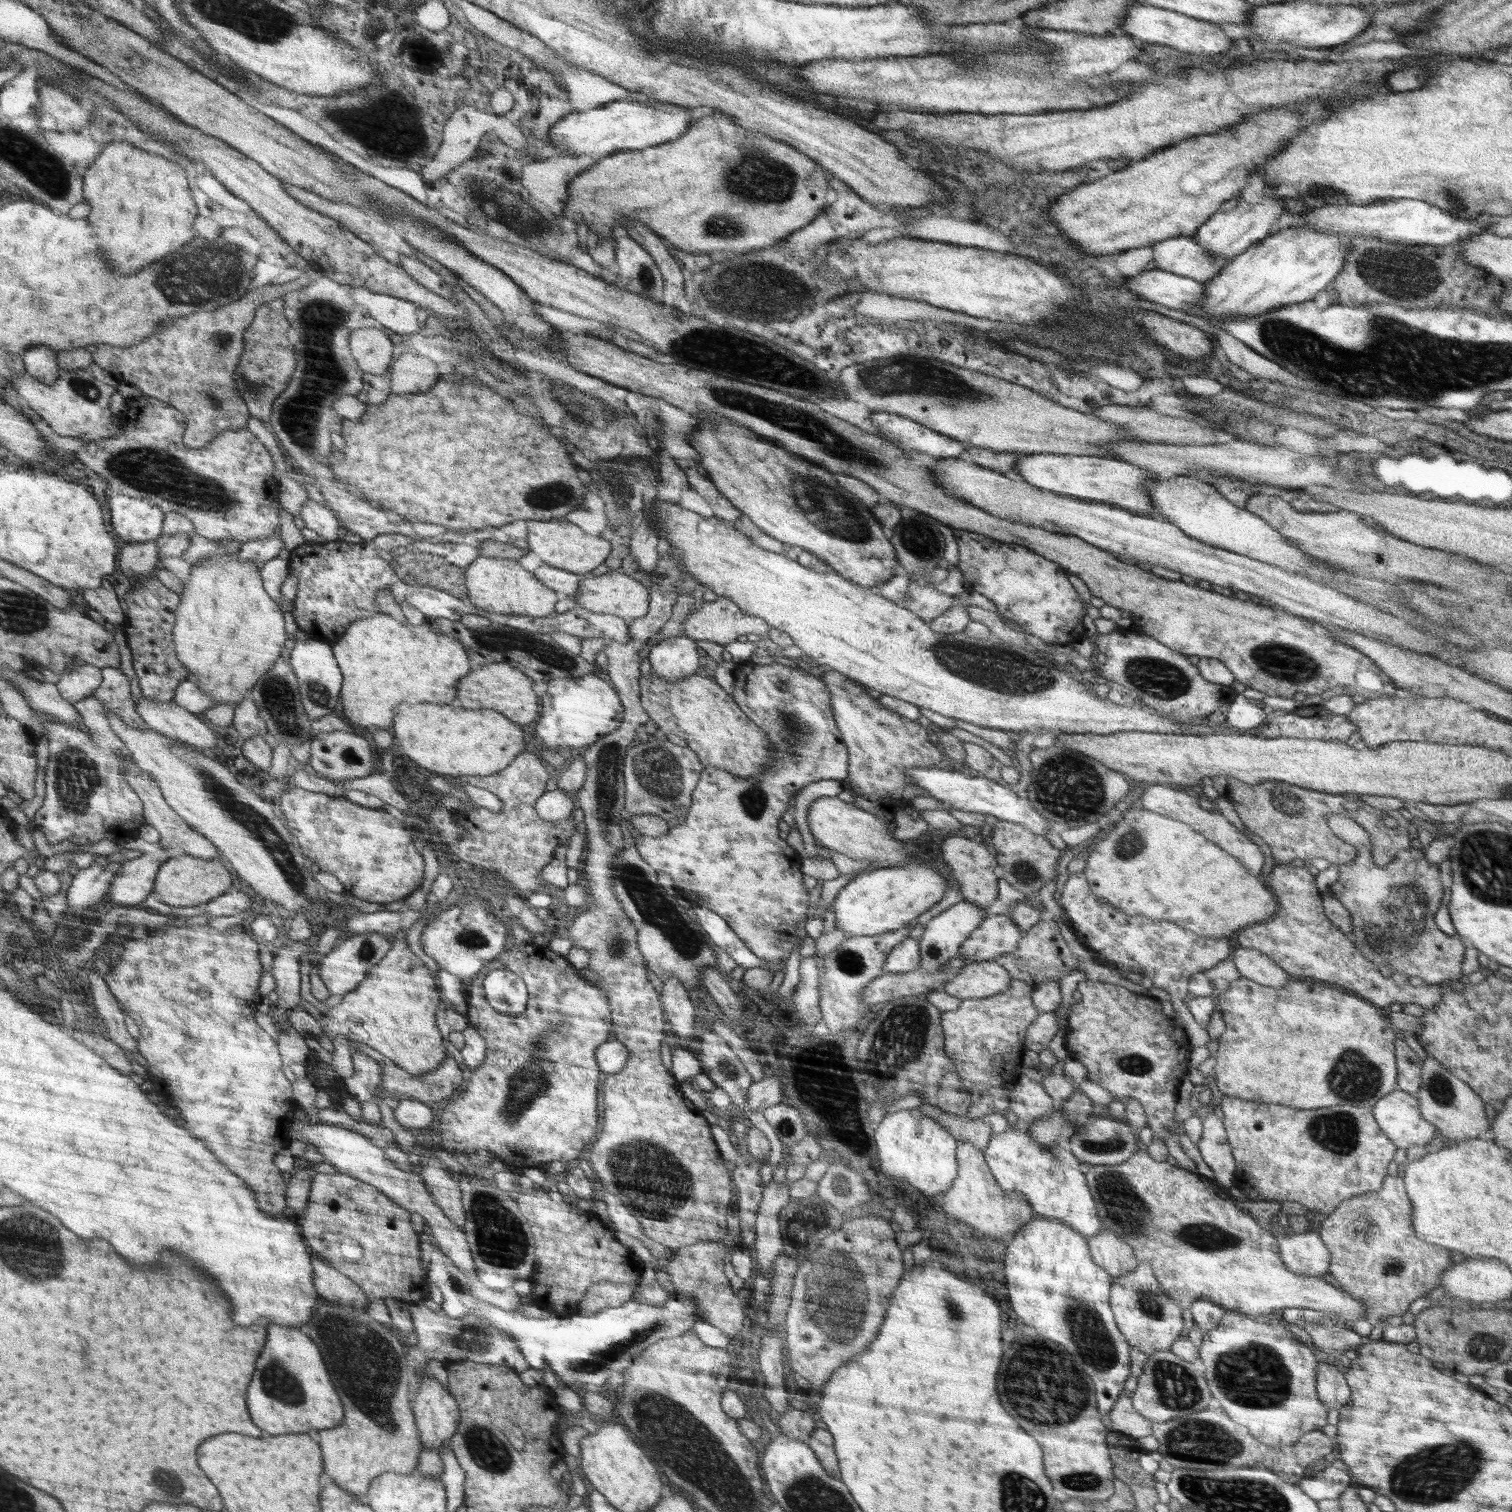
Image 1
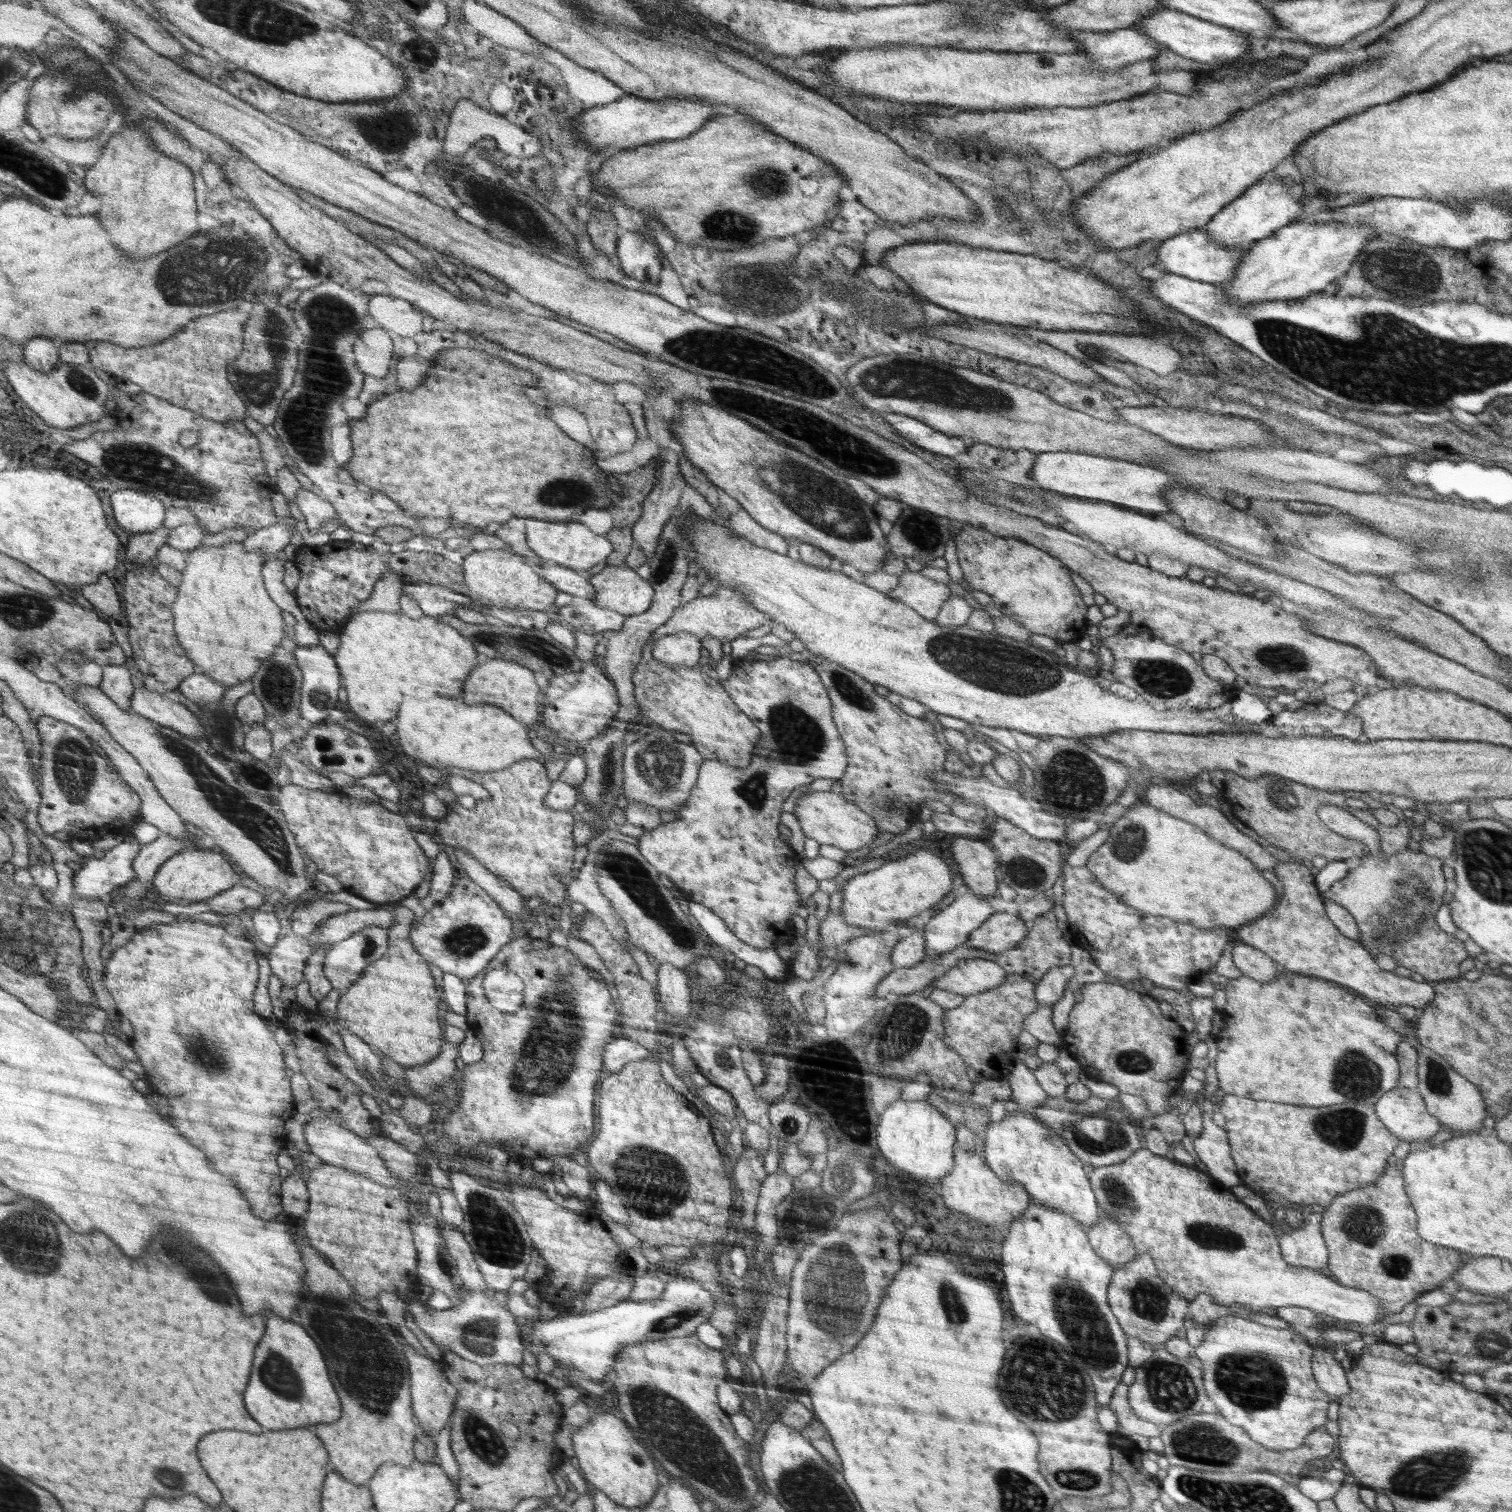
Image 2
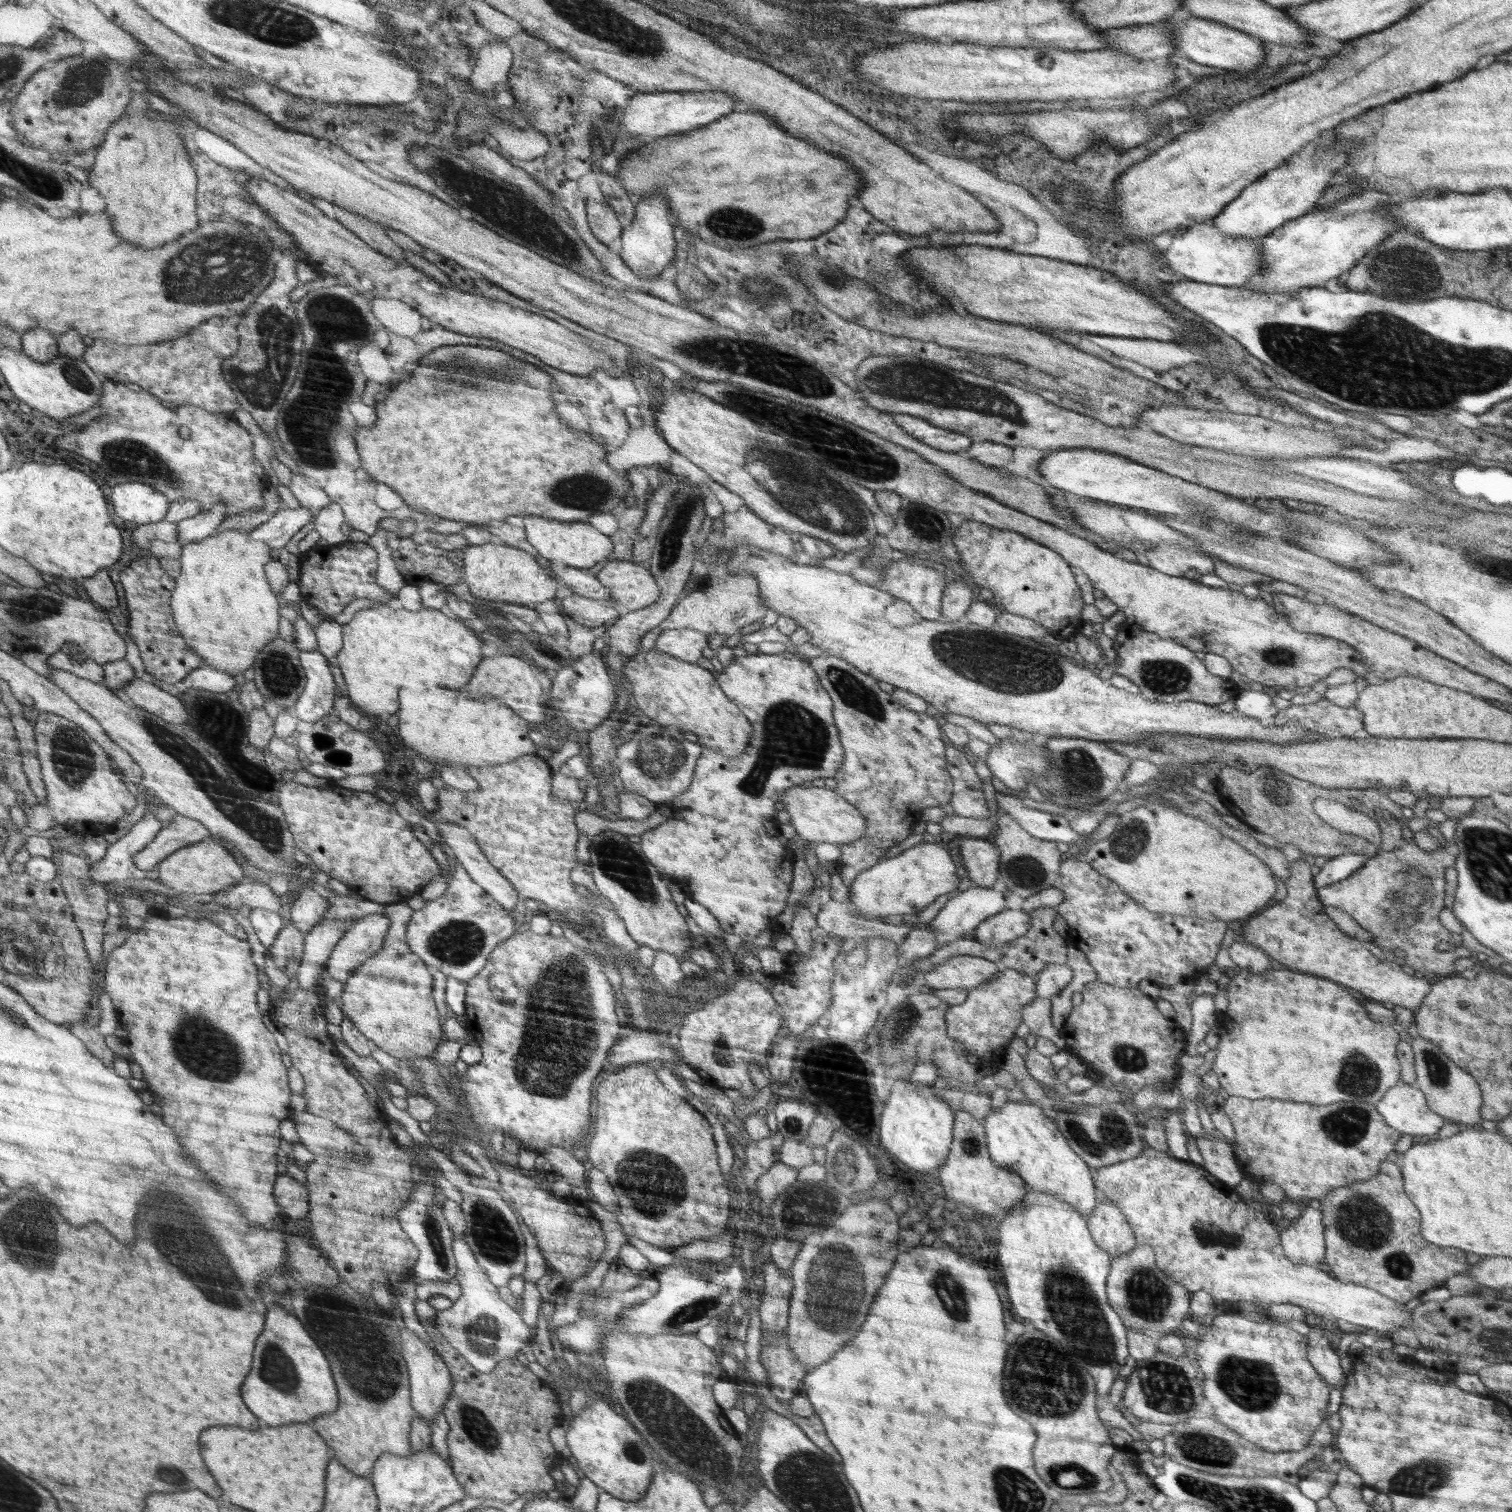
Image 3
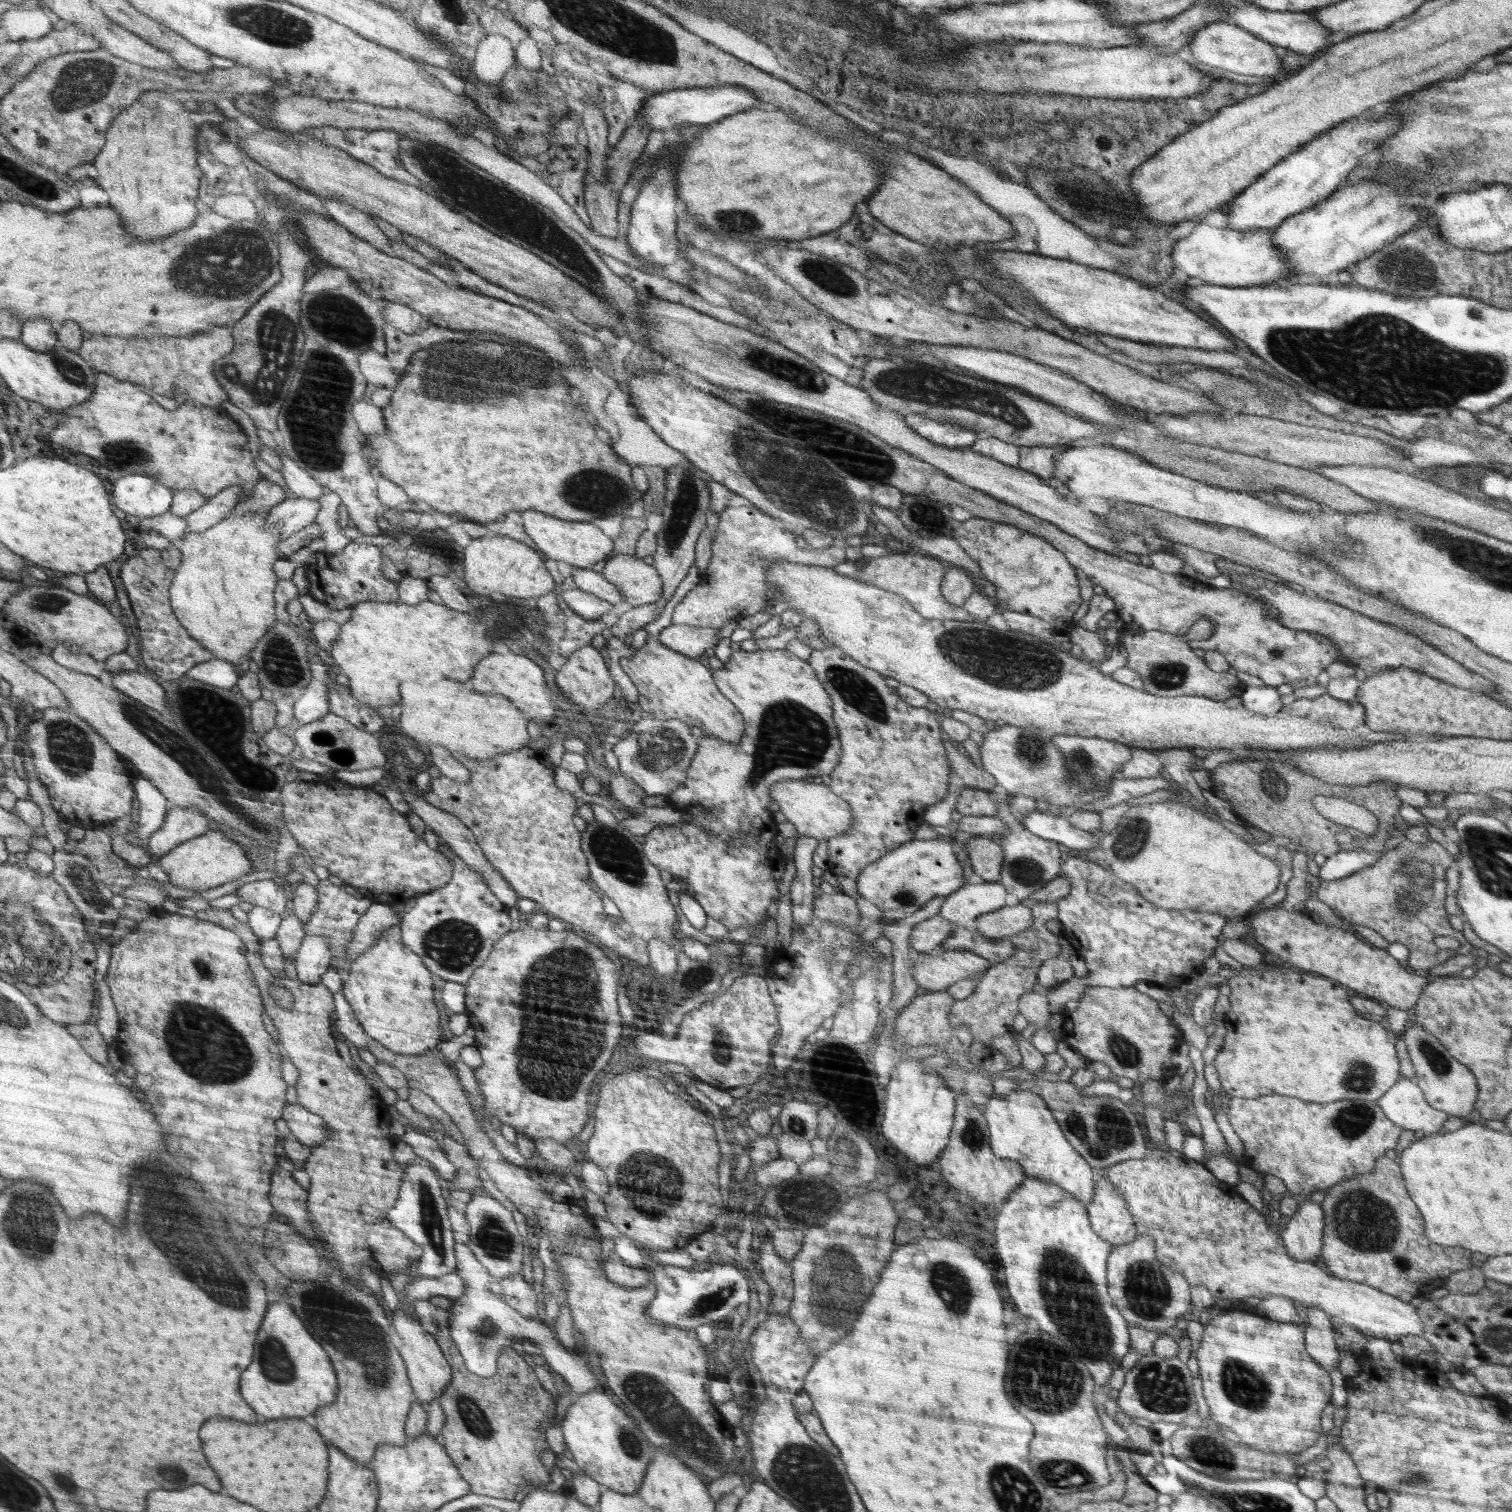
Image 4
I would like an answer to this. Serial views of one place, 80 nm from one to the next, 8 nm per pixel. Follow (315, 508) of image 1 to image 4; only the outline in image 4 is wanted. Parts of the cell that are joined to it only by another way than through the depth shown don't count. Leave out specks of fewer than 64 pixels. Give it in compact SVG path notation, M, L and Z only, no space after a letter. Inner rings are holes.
M286 452L278 453L282 464L284 484L292 491L293 496L318 500L322 497L322 486L314 481L304 468L298 467Z

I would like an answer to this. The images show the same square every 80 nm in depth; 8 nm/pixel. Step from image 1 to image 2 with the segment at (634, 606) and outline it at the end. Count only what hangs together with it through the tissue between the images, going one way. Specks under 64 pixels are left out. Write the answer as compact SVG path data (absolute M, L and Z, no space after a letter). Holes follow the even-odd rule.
M606 565L600 573L592 576L591 582L594 586L594 598L590 600L593 600L593 603L600 608L614 610L625 617L648 611L656 596L653 584L648 580L643 580L636 573L634 566L622 568L621 566Z

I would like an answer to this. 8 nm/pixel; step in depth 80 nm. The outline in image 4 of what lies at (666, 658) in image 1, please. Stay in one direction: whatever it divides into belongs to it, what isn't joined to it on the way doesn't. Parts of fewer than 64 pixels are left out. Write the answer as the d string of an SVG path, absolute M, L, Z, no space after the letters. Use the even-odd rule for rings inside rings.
M686 624L670 625L663 629L658 639L661 644L686 656L701 656L707 648L715 648L720 640L718 628L700 628Z

